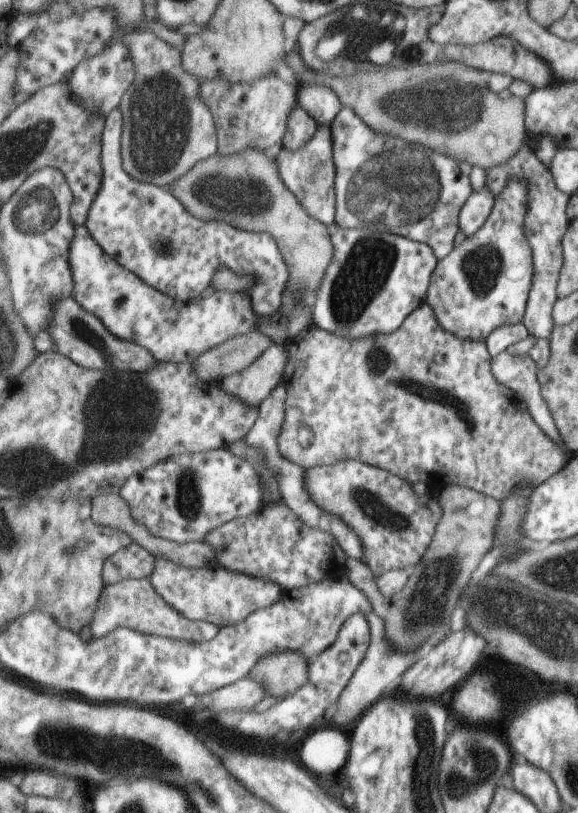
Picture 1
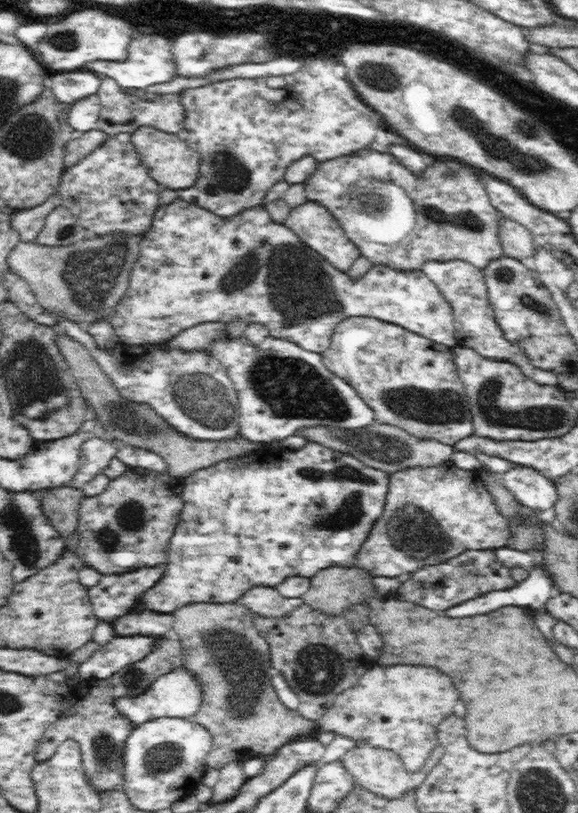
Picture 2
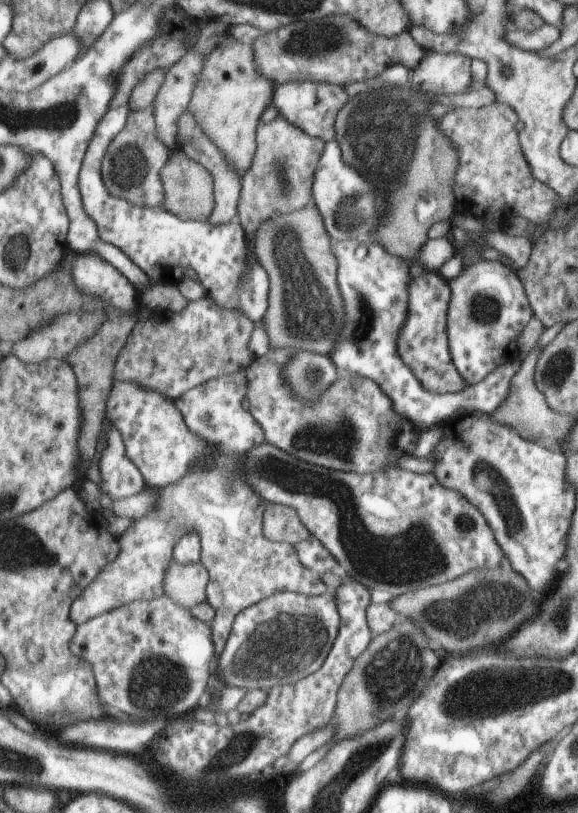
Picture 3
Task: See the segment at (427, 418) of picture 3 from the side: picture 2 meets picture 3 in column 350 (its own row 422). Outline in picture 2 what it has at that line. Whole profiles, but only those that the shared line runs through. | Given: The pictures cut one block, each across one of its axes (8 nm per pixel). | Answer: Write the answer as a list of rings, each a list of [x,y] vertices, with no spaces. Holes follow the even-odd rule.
[[[228,334],[225,335],[224,340],[214,340],[212,342],[211,355],[218,359],[218,362],[226,370],[226,374],[229,376],[230,382],[234,385],[237,392],[238,400],[236,404],[239,405],[239,434],[242,438],[246,438],[247,441],[255,442],[255,444],[261,444],[263,447],[267,447],[268,442],[281,441],[284,438],[298,434],[299,430],[303,428],[322,426],[322,427],[334,427],[335,429],[356,430],[370,426],[376,422],[374,411],[358,396],[358,393],[354,390],[353,386],[350,386],[346,381],[342,380],[339,376],[336,376],[331,370],[326,368],[321,353],[310,352],[304,350],[293,342],[287,341],[282,338],[268,337],[262,340],[258,346],[254,346],[245,335],[238,338],[229,338]]]

